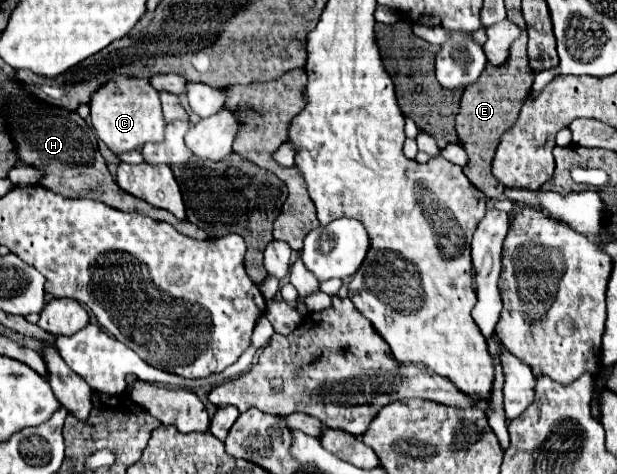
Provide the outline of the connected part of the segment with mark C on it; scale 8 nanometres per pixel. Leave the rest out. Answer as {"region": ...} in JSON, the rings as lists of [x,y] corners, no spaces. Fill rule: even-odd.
{"region":[[[115,77],[113,81],[105,83],[89,101],[91,107],[91,123],[101,141],[113,153],[125,153],[133,149],[141,149],[145,143],[161,143],[163,139],[163,113],[159,93],[149,85],[147,79],[135,77]]]}

